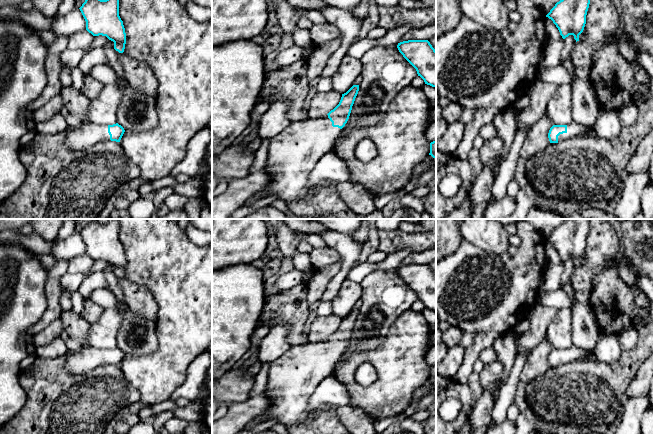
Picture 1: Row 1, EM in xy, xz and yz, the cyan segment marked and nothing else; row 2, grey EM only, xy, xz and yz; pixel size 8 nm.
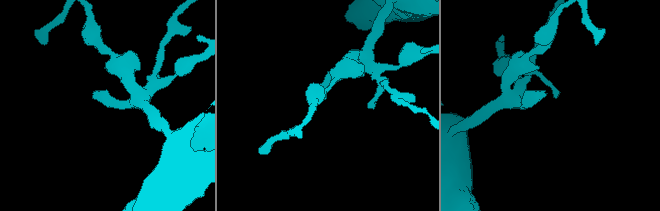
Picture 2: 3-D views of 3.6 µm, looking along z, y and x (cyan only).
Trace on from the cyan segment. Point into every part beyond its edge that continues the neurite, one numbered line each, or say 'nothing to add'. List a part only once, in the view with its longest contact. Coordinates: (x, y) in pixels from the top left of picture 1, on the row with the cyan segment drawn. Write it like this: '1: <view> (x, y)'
1: yz (573, 129)

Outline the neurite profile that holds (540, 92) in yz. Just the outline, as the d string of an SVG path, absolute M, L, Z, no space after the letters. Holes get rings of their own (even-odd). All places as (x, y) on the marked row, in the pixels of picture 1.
M535 80L527 94L529 104L517 111L517 131L531 128L546 112L547 104L557 89L558 85Z

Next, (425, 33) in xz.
M428 25L421 29L414 28L408 31L401 39L400 42L408 40L428 40L436 35L436 26Z

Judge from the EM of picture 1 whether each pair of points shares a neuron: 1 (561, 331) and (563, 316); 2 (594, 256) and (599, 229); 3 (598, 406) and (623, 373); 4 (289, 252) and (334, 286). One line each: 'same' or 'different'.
1: same
2: same
3: same
4: different

